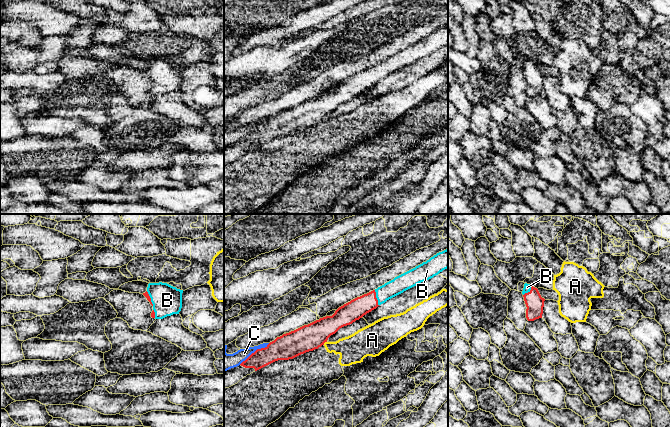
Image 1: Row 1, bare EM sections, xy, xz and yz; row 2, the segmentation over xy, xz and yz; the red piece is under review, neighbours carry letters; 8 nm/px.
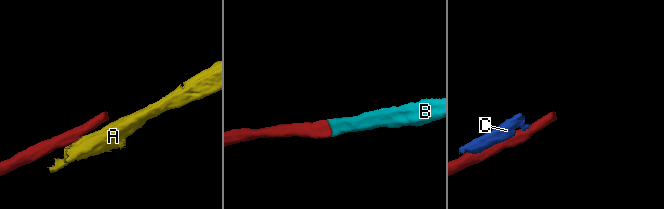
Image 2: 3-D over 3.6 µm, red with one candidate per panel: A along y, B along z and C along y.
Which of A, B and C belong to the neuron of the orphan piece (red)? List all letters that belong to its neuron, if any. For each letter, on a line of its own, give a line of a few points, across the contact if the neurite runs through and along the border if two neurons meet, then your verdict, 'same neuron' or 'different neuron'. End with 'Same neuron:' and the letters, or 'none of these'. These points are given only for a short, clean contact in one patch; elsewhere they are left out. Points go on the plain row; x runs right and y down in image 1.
A: line xz (326, 117), (323, 120); different neuron
B: line xz (355, 85), (376, 74), (401, 59); same neuron
C: different neuron
Same neuron: B

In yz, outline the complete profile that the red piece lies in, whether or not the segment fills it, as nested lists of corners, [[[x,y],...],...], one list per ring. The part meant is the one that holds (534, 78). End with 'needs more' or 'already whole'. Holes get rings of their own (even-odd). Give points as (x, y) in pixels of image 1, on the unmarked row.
[[[525,59],[522,67],[526,80],[526,94],[528,97],[534,97],[542,94],[545,75],[541,73],[537,64]]]; needs more

